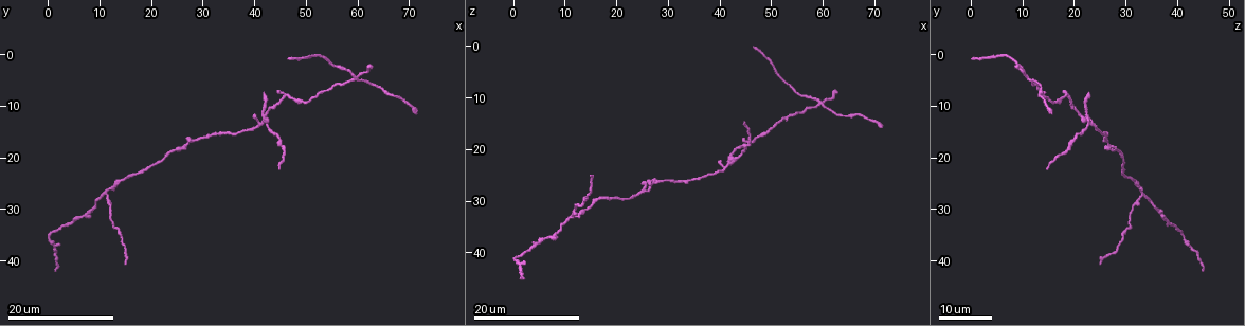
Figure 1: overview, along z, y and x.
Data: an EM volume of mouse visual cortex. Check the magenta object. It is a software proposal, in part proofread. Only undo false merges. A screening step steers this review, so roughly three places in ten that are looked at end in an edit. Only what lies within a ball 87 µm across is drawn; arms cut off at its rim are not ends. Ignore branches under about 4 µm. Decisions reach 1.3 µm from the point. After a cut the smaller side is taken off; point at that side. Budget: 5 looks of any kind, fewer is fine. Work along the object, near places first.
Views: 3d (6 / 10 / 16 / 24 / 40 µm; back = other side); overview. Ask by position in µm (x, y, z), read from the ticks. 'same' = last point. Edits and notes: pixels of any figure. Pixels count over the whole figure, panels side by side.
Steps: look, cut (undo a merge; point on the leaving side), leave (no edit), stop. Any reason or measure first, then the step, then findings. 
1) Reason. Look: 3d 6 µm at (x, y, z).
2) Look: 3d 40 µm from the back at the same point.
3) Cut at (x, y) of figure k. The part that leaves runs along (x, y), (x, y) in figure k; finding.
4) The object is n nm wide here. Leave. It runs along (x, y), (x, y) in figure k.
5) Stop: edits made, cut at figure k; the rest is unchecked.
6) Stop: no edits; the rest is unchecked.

Four-way junction. Look: 3d 16 µm at (59.5, 4.5, 11.0).

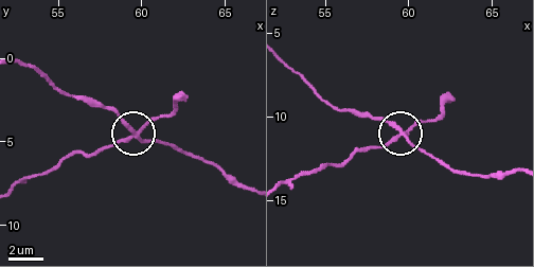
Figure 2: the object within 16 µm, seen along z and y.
Look: 3d 6 µm at (59.7, 4.6, 11.2).

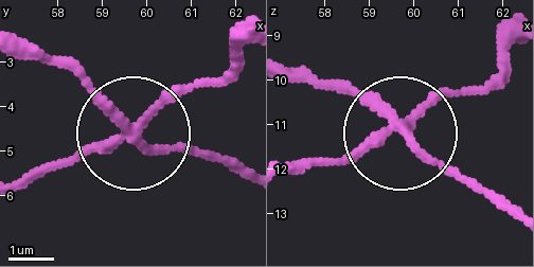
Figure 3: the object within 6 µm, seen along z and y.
The object is 210 nm wide here. Cut at (184, 154) of figure 3. The part that leaves runs along (127, 129), (74, 76), (17, 54) in figure 3; a second neuron is stuck on.

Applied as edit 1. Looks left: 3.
Looks like a crossing. Look: 3d 24 µm at (42.0, 12.5, 22.5).

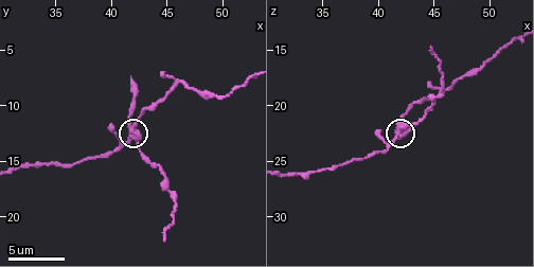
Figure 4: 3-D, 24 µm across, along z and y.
Look: 3d 10 µm at the same point.

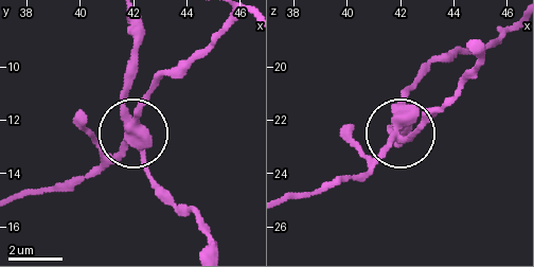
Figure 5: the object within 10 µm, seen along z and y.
The object is 350 nm wide here. Cut at (124, 99) of figure 5. The part that leaves runs along (399, 134), (407, 141), (473, 74), (479, 58) in figure 5; a second neuron is stuck on.

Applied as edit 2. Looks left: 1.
Stop: edits made, cut at figure 3, cut at figure 5; the rest is unchecked.

